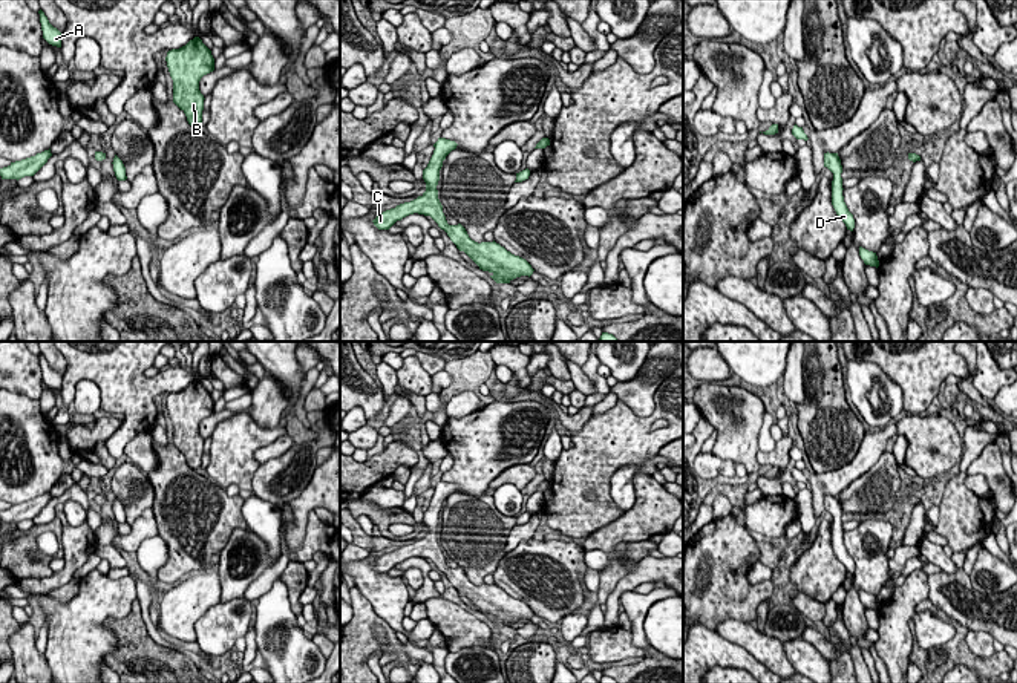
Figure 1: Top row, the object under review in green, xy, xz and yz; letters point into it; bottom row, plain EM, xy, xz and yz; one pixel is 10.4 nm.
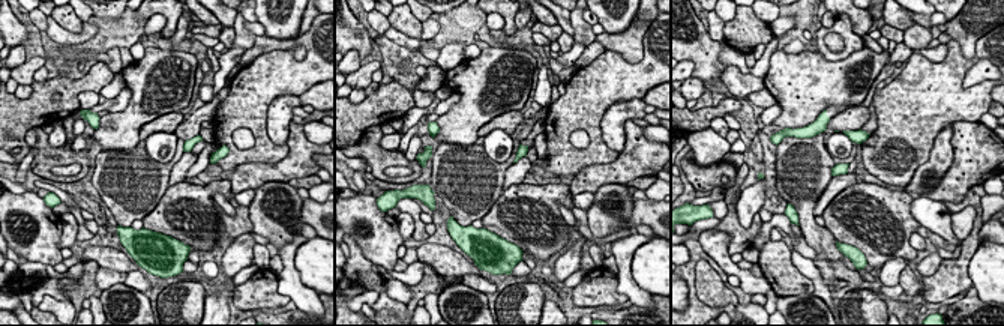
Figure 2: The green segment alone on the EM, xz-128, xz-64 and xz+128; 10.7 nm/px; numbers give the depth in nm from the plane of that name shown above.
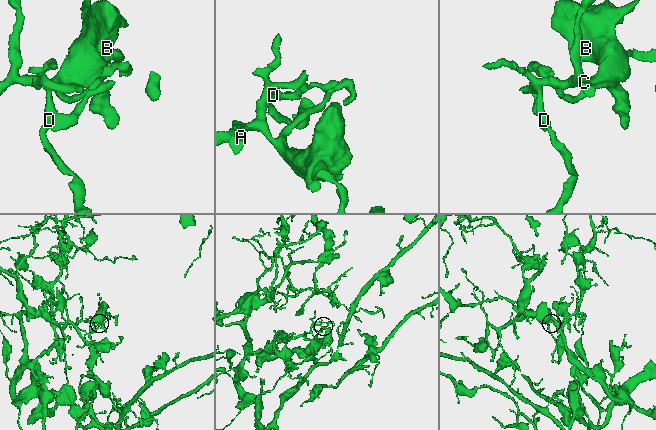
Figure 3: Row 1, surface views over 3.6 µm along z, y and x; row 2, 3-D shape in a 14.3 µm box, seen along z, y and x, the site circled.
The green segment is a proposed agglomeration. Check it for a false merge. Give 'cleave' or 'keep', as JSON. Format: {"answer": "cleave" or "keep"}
{"answer": "keep"}

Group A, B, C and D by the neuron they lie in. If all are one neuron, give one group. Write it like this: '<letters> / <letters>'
A B C D

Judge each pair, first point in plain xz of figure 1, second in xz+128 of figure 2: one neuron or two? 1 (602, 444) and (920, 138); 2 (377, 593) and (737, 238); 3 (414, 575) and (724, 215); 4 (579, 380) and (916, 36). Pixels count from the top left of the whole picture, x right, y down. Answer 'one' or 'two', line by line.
1: one
2: two
3: two
4: one

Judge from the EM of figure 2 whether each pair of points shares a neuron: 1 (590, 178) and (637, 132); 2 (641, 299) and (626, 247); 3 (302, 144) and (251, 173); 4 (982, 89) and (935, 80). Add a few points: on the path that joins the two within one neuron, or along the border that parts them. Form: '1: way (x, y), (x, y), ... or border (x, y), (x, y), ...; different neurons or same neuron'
1: way (605, 173), (613, 173), (635, 147); same neuron
2: way (628, 286), (625, 260); same neuron
3: way (293, 158), (279, 172), (264, 173); same neuron
4: way (970, 93), (947, 92); same neuron

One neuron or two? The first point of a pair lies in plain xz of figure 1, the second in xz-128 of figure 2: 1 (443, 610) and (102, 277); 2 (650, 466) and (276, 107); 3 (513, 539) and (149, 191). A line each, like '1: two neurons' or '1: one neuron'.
1: two neurons
2: one neuron
3: two neurons

